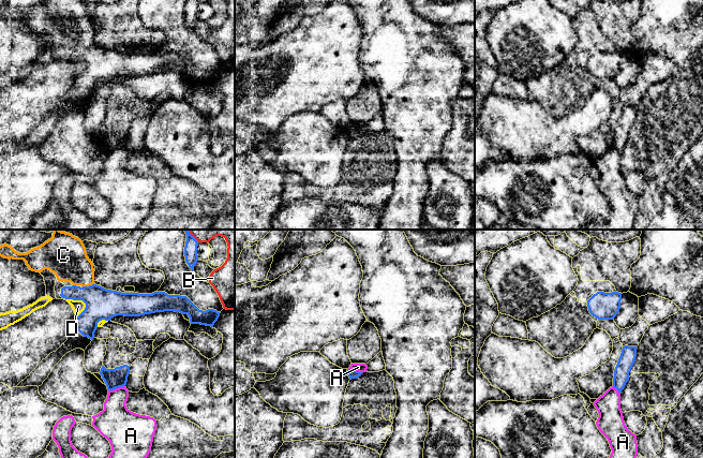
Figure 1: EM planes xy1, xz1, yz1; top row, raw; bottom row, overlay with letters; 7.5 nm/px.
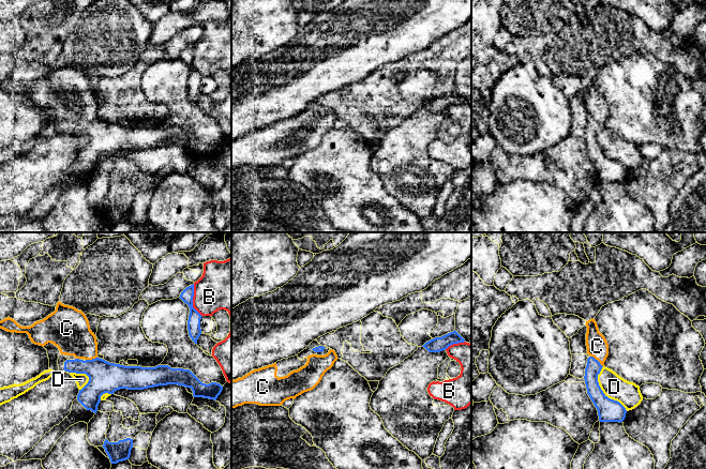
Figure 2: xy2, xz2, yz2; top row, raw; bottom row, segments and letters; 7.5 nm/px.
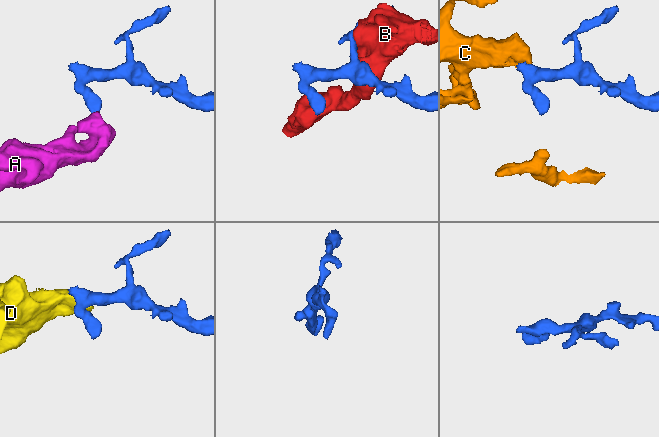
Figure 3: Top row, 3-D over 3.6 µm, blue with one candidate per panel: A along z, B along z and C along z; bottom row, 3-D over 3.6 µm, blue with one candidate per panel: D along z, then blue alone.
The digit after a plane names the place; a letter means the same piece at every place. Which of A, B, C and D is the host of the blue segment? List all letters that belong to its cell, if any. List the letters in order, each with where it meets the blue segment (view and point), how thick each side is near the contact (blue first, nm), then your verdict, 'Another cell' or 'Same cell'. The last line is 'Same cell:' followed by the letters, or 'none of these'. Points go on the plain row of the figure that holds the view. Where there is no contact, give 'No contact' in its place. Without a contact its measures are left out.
A: Touches blue at xy1 (116, 147). Thickness 150 nm (blue) against 240 nm. Another cell
B: Touches blue at xy2 (192, 60). Thickness 100 nm (blue) against 340 nm. Another cell
C: Touches blue at yz2 (597, 120). Thickness 120 nm (blue) against 160 nm. Same cell
D: Touches blue at yz2 (602, 151). Thickness 180 nm (blue) against 180 nm. Another cell
Same cell: C

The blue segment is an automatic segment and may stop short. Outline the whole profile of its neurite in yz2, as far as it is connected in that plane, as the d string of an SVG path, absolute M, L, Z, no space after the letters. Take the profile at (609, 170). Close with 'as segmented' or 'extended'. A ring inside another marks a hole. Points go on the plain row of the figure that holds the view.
M595 79L586 81L587 125L585 128L585 145L587 154L598 170L600 182L622 182L626 178L626 168L617 161L609 158L598 142L604 122L609 116L609 105L605 97L599 92Z; extended

